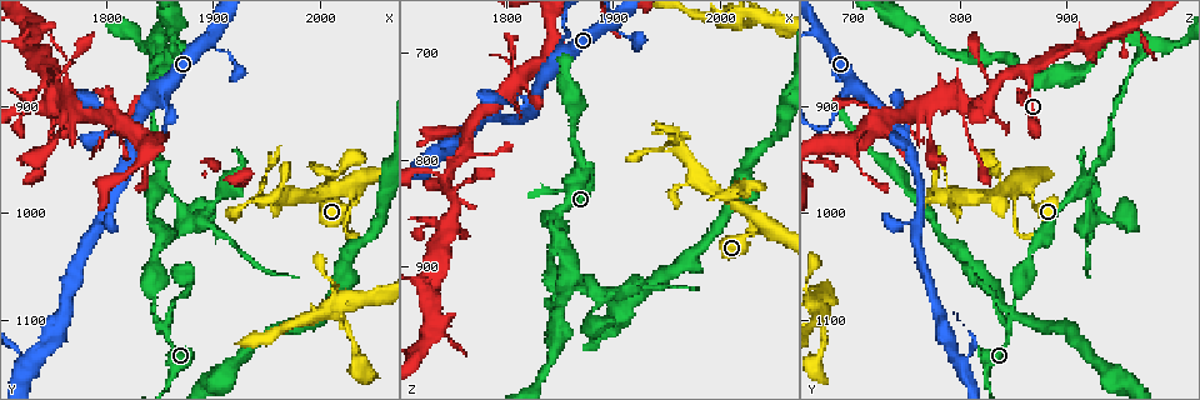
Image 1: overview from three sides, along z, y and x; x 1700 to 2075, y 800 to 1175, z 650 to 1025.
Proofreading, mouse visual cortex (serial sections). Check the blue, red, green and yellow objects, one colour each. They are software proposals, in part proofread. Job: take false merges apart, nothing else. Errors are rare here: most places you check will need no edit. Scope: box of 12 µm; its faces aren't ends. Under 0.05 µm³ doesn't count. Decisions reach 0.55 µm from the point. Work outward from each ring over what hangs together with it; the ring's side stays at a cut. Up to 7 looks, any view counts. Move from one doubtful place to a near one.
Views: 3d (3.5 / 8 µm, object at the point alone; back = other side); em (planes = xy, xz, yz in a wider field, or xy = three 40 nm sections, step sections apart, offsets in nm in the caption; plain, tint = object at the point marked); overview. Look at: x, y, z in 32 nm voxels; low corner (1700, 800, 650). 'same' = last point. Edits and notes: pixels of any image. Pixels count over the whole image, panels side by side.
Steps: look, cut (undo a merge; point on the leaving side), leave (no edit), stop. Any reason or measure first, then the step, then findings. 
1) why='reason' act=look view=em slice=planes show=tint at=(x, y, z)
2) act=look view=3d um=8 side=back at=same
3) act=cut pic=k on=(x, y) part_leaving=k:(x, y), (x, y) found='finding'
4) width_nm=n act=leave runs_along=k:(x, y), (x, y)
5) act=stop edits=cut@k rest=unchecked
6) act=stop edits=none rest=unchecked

why='two arms in line, one across' act=look view=3d um=8 at=(1852, 1110, 846)

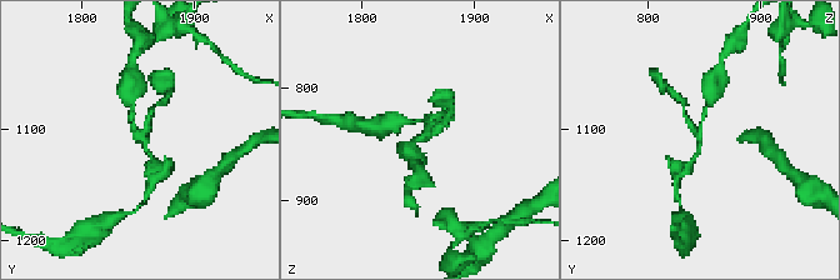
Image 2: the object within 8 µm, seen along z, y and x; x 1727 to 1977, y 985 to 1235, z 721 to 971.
why='closer look' act=look view=3d um=3.5 at=(1850, 1108, 846)

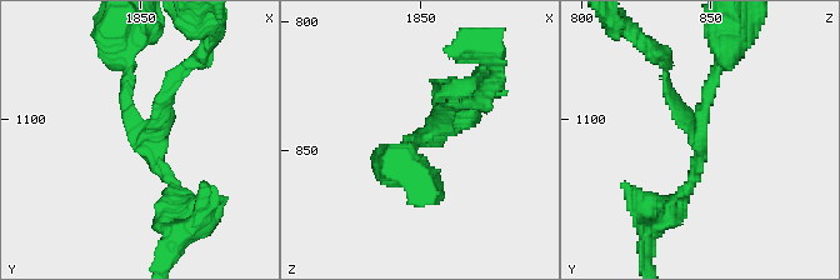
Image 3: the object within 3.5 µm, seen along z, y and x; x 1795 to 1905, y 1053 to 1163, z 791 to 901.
arms=3 arm_widths_nm=150,150,150 act=look view=em slice=xy step=2 show=tint at=(1852, 1108, 845)

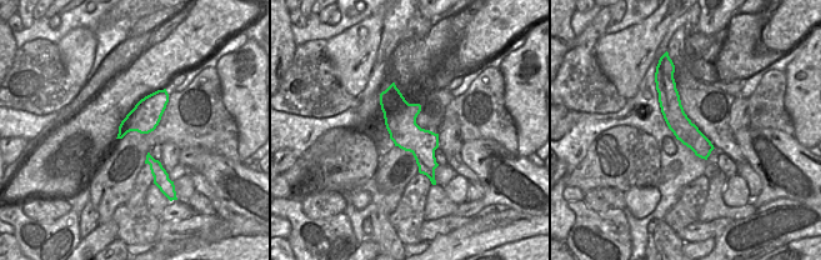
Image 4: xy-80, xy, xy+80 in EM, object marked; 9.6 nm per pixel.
act=leave runs_along=3:(188, 201), (126, 109), (130, 68) found='one cell here'

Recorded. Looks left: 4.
why='branch point' act=look view=3d um=3.5 at=(1726, 1142, 800)

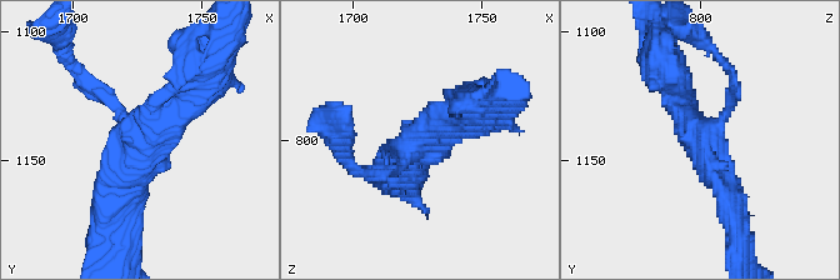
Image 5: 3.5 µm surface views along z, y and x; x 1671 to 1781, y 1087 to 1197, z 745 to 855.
act=look view=em slice=xy step=3 show=tint at=(1727, 1140, 799)

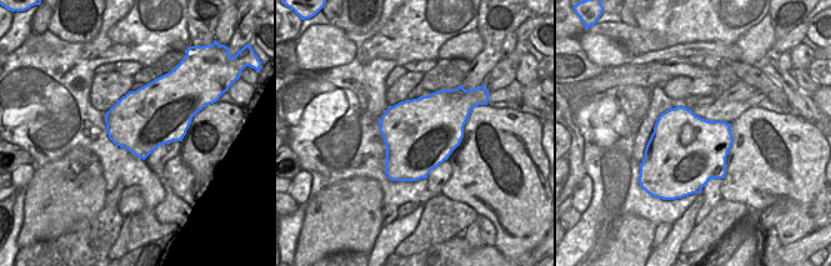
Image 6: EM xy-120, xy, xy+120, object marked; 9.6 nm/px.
arm_widths_nm=150,350,400 act=leave found='continuous, no second cell'

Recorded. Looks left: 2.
why='a fork' act=look view=3d um=3.5 at=(1732, 830, 954)

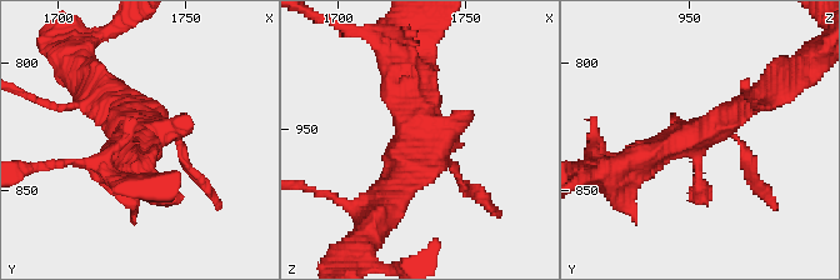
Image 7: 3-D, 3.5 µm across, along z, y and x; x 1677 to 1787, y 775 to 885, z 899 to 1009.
why='need the tissue' act=look view=em slice=xy step=3 show=tint at=(1732, 830, 951)

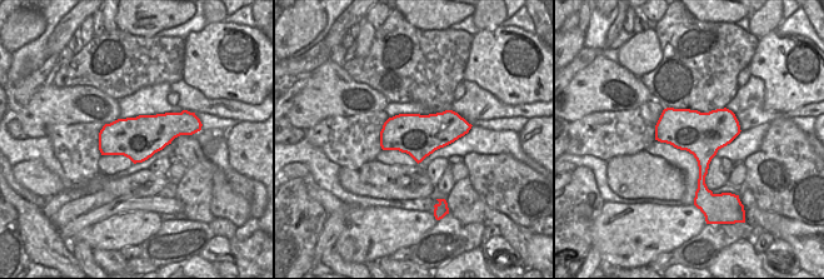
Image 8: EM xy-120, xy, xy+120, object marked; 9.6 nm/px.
act=leave runs_along=7:(626, 173), (755, 99) found='continuous, no second cell'

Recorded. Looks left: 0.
act=stop edits=none rest=unchecked

